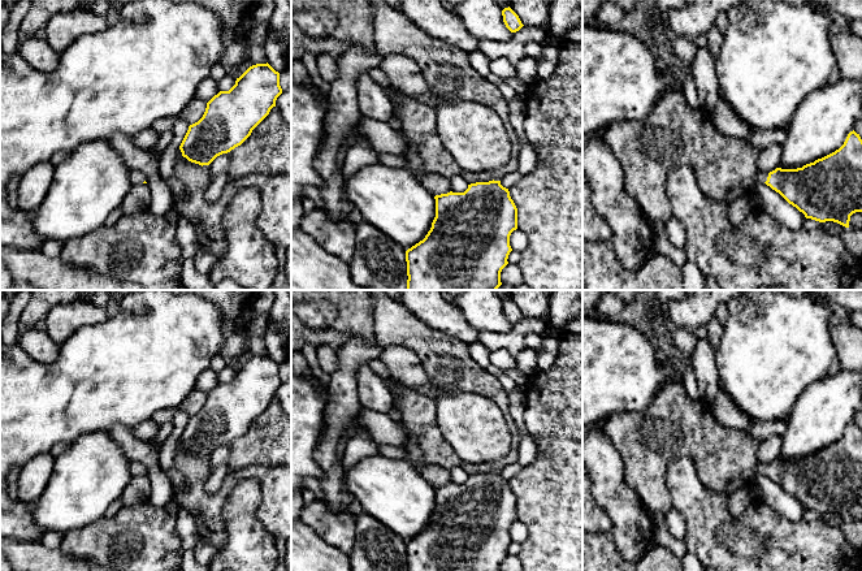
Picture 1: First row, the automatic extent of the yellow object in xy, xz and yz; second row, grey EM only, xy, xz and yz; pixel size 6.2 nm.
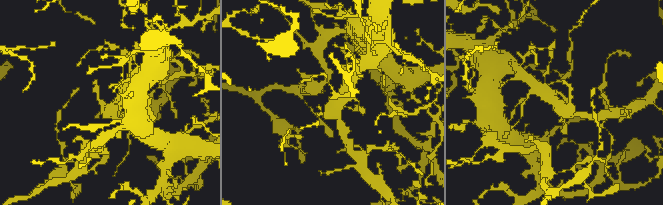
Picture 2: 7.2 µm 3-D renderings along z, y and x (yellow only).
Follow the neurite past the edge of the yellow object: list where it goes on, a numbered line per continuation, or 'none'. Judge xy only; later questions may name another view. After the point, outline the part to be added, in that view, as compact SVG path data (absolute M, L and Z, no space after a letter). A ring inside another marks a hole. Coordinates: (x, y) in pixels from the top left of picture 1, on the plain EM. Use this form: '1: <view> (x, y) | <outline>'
1: xy (137, 468) | M135 460L129 462L129 470L133 477L142 476L144 472L147 473L147 468L142 463Z

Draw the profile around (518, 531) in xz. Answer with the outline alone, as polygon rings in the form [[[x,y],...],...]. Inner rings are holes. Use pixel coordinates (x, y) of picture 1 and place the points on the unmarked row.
[[[516,520],[511,524],[510,527],[510,537],[515,542],[521,542],[527,538],[528,536],[528,528],[524,523],[520,520]]]

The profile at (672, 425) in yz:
[[[666,384],[653,402],[638,412],[618,412],[606,419],[602,432],[618,449],[624,462],[627,483],[638,493],[650,512],[666,515],[672,506],[666,485],[668,464],[680,458],[694,460],[703,486],[716,494],[750,488],[758,475],[759,440],[741,428],[728,428],[698,399],[688,397],[684,385]]]

